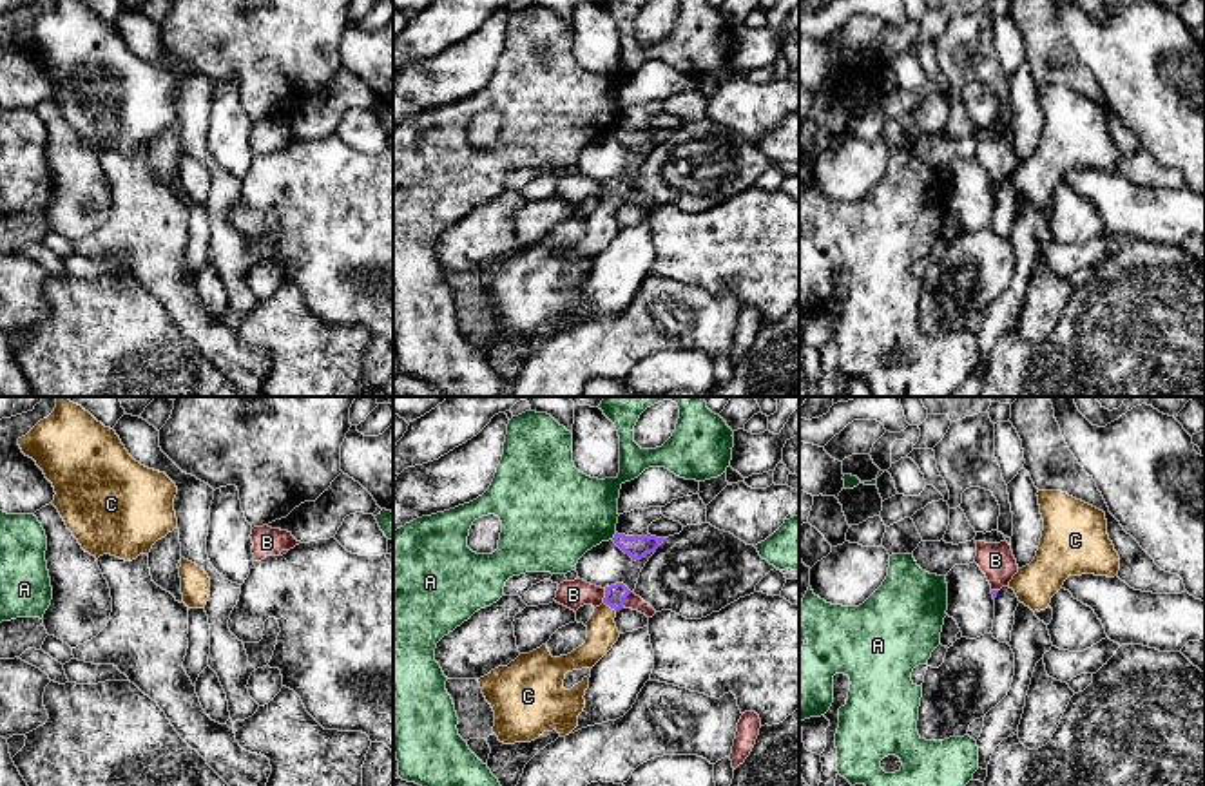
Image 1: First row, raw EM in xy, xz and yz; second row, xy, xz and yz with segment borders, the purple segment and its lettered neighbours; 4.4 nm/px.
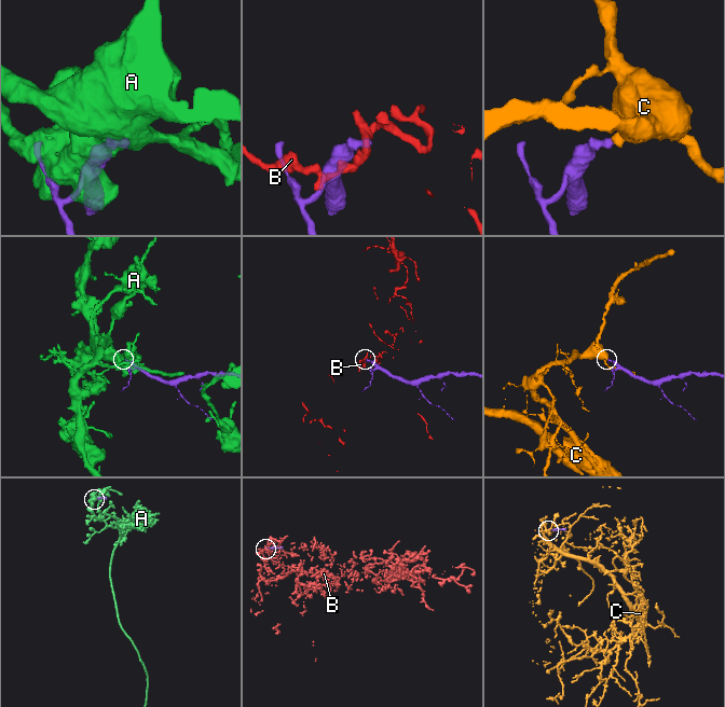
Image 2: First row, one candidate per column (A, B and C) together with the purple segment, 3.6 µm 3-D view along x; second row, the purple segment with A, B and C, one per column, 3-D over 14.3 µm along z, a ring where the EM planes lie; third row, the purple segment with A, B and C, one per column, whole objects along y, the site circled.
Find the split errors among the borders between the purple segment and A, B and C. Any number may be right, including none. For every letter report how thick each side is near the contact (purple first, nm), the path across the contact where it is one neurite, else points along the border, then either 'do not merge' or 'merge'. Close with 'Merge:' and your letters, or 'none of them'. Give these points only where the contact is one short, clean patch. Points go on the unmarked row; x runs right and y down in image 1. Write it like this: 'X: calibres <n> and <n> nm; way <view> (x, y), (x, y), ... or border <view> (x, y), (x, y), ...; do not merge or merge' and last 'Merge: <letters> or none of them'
A: calibres 100 and 400 nm; do not merge
B: calibres 90 and 130 nm; border xz (606, 183), (602, 196); do not merge
C: calibres 90 and 140 nm; way xz (615, 189), (609, 200), (602, 212), (602, 227); merge
Merge: C

